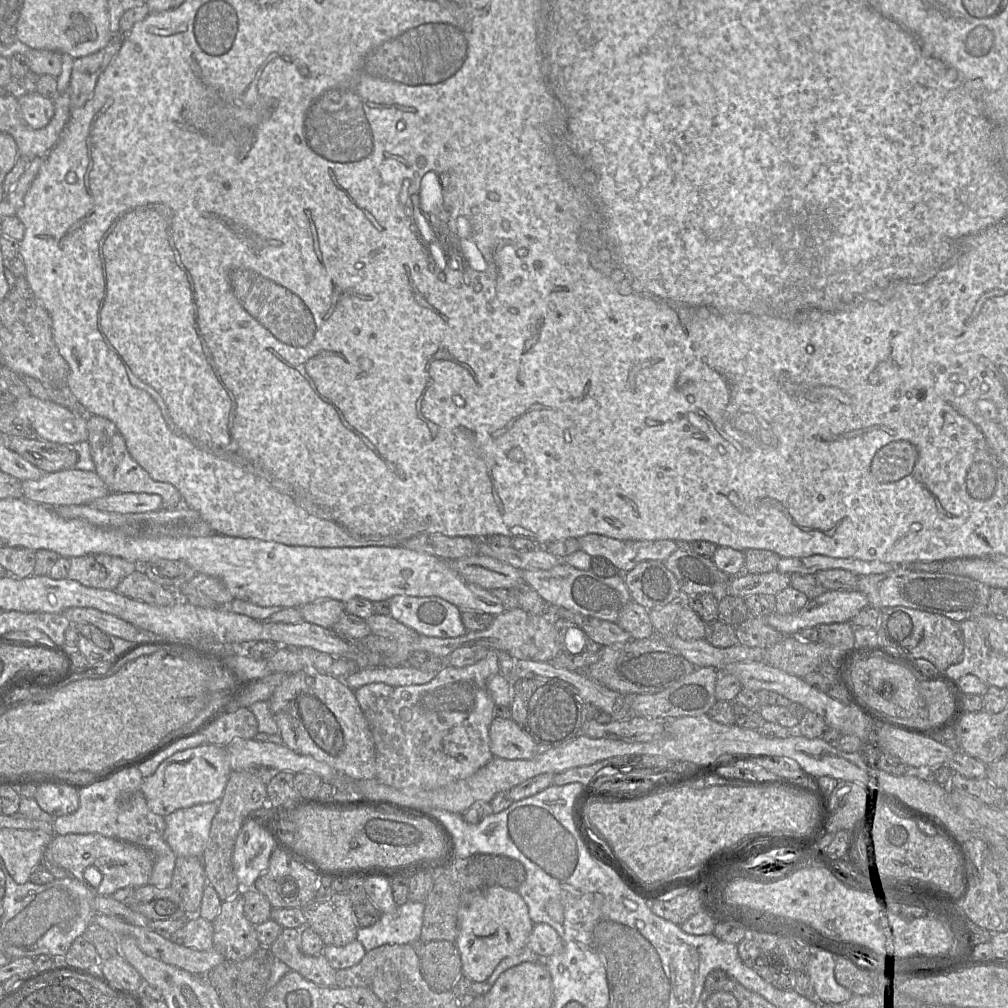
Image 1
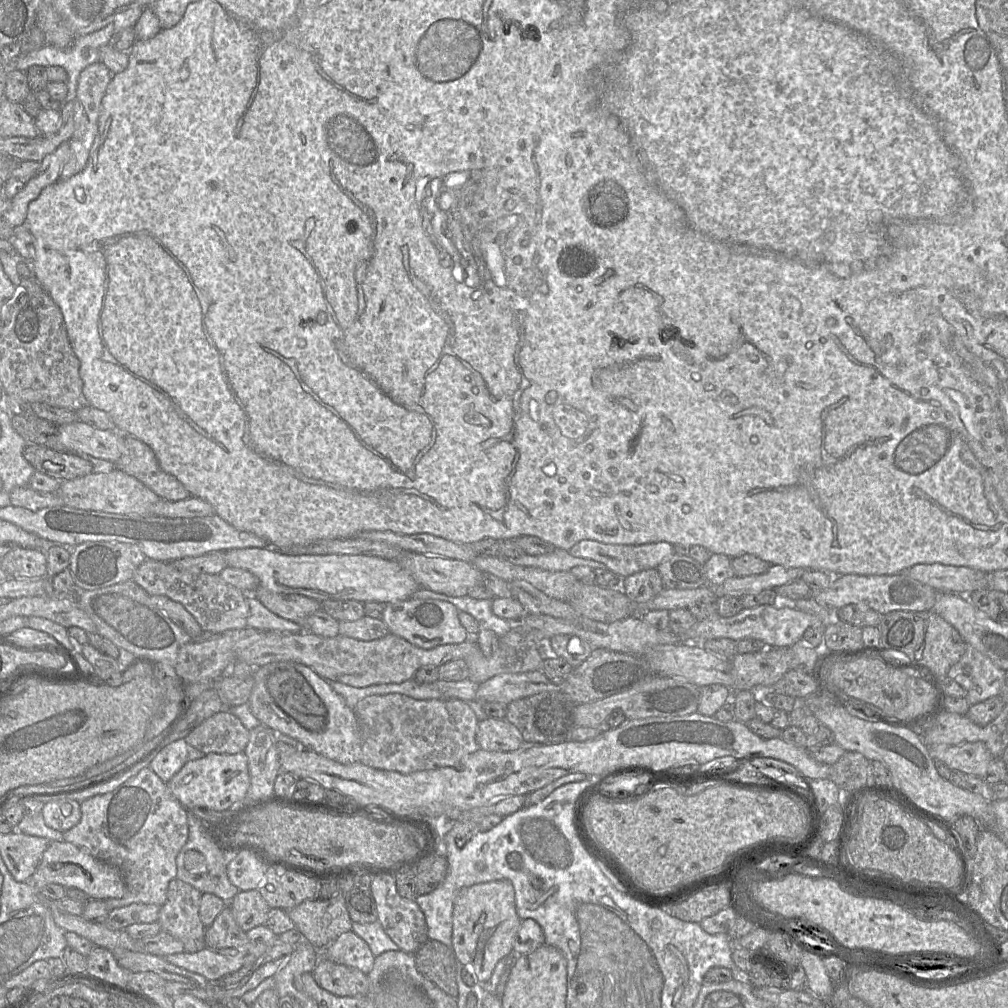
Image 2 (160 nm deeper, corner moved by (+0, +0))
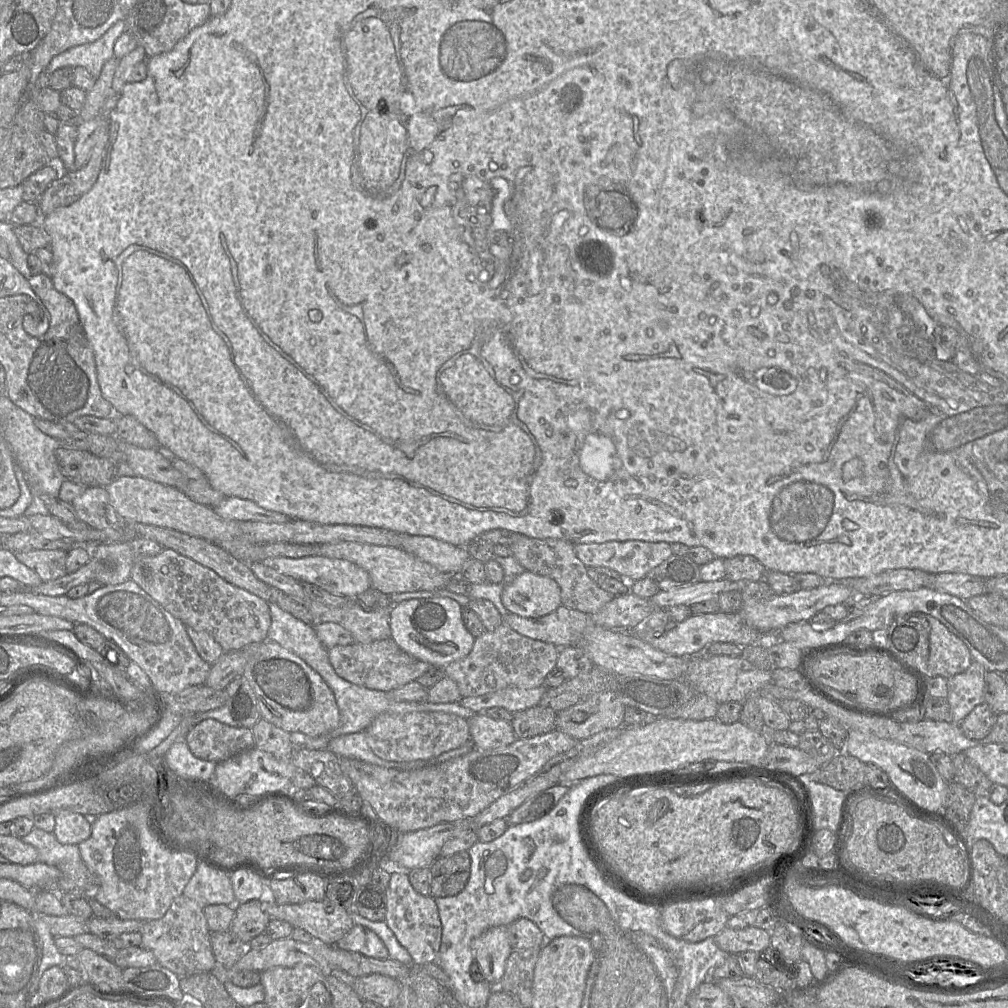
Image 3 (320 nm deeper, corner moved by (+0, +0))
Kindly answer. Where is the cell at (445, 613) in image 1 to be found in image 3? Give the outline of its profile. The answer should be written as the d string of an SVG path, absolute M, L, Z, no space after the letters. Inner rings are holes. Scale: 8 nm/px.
M448 597L411 599L393 605L390 615L391 638L407 654L444 668L466 657L473 649L475 637L466 629L462 616L464 608Z

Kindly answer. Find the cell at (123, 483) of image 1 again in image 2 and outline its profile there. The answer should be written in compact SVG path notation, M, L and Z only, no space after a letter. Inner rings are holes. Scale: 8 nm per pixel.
M123 435L123 454L115 468L141 481L161 499L179 501L191 496L176 477L160 467L151 448L133 436Z

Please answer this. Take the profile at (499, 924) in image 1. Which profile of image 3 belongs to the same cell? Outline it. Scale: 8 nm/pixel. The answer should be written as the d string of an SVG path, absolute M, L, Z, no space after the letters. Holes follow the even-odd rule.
M509 927L489 928L471 942L471 950L485 980L488 983L499 982L504 975L506 961L513 951L509 940Z

